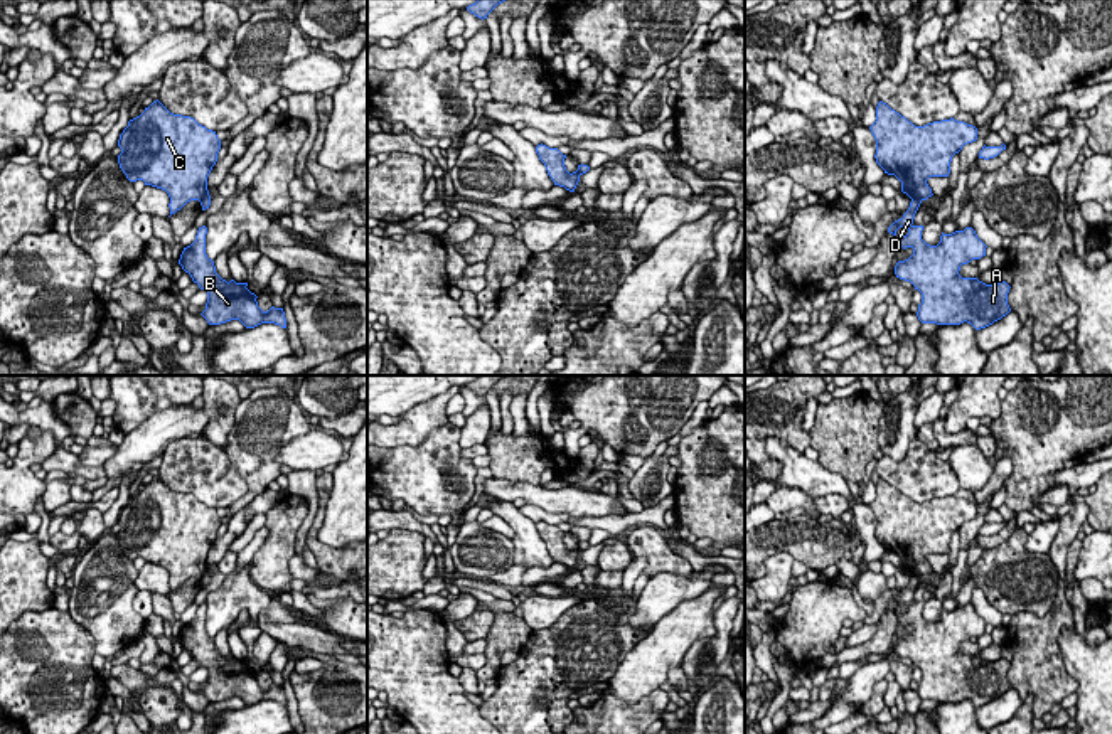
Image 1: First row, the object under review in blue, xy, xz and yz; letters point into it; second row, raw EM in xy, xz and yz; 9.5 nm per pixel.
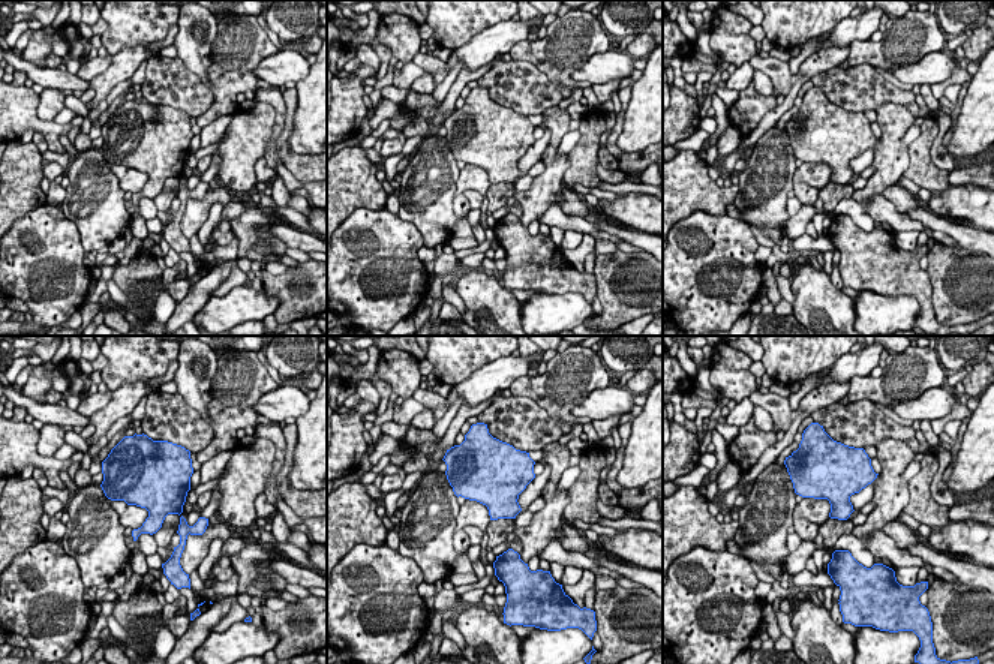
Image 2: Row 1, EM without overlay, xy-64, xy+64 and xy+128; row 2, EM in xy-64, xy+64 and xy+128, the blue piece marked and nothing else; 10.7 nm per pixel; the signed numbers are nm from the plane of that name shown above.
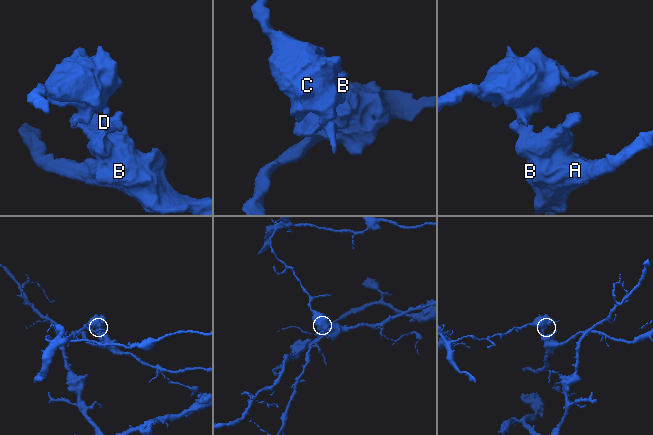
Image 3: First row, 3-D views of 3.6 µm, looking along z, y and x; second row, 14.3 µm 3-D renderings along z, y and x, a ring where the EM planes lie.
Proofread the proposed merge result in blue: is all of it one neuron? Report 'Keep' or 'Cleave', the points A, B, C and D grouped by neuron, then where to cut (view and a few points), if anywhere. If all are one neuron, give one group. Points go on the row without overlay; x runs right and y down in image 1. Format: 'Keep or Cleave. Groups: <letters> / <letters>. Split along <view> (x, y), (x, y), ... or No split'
Cleave. Groups: A B D / C. Split along yz (912, 574), (920, 578)

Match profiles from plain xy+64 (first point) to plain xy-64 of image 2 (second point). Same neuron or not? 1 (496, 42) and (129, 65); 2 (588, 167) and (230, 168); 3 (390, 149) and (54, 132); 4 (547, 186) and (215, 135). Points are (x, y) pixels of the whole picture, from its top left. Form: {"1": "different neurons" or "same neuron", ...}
{"1": "same neuron", "2": "same neuron", "3": "same neuron", "4": "different neurons"}

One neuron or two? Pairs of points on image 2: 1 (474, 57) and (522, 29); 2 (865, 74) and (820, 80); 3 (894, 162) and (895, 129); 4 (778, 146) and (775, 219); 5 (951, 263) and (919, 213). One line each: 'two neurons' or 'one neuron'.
1: one neuron
2: one neuron
3: one neuron
4: one neuron
5: two neurons

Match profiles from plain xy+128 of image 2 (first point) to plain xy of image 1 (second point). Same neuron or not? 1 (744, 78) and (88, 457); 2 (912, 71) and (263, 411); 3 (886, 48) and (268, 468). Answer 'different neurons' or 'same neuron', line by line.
1: same neuron
2: different neurons
3: same neuron

